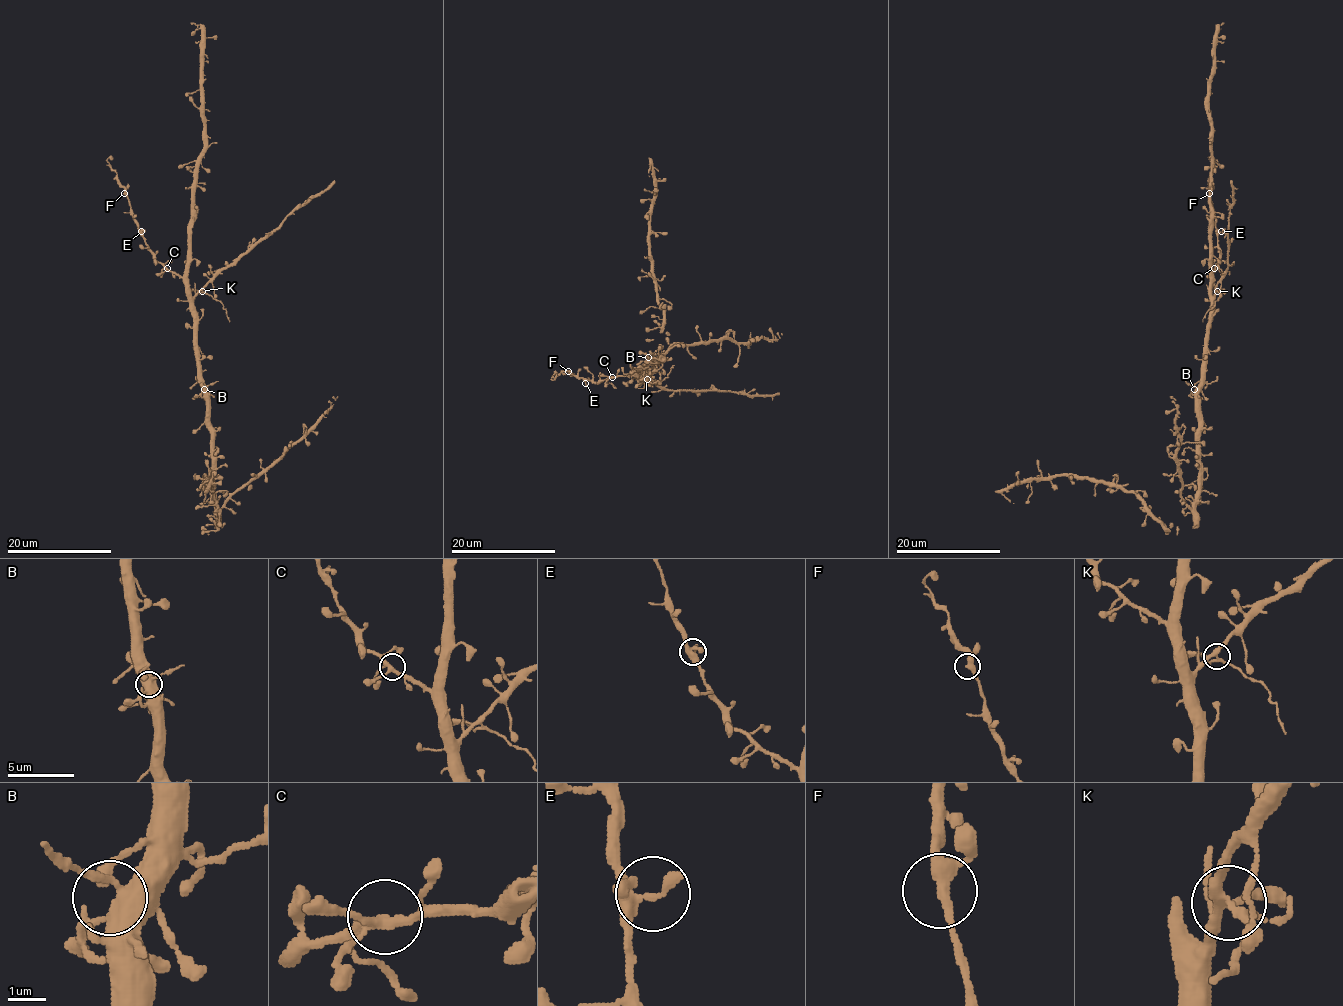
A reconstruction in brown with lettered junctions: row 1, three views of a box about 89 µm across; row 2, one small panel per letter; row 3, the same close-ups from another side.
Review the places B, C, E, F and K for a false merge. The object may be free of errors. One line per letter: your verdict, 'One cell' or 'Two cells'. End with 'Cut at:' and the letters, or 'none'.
B: One cell
C: One cell
E: One cell
F: One cell
K: Two cells
Cut at: K

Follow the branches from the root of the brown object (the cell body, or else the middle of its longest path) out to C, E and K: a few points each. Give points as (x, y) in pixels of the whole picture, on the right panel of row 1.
C: (1201, 389), (1214, 268)
E: (1201, 389), (1207, 351), (1210, 281), (1219, 259), (1221, 231)
K: (1201, 389), (1206, 361), (1206, 326), (1210, 303), (1217, 290)

